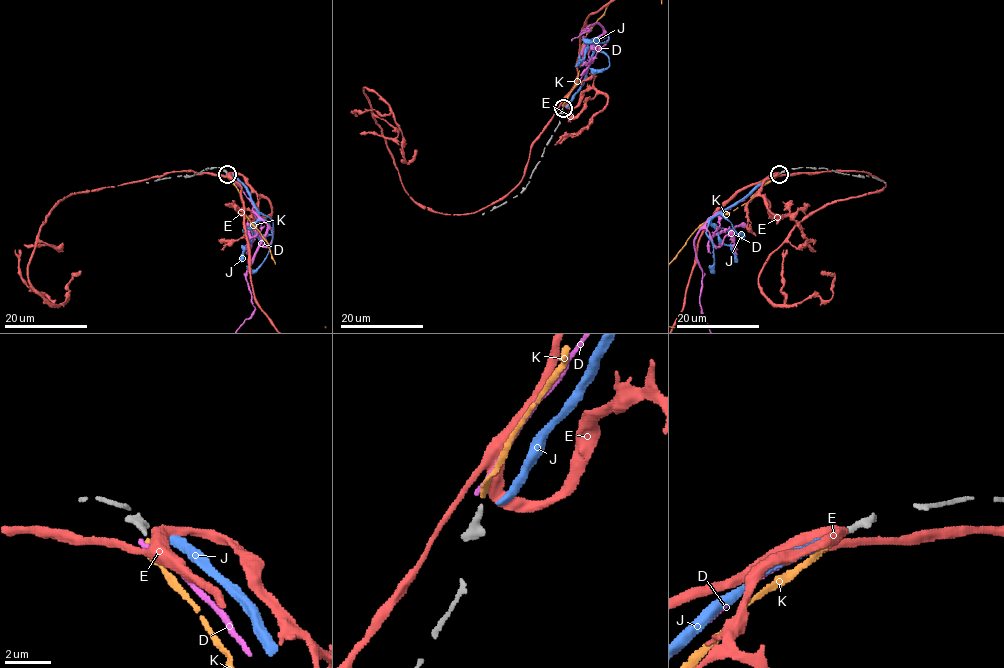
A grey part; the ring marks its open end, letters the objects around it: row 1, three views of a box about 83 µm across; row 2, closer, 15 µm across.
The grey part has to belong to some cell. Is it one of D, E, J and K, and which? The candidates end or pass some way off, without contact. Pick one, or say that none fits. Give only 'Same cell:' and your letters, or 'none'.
Same cell: K

